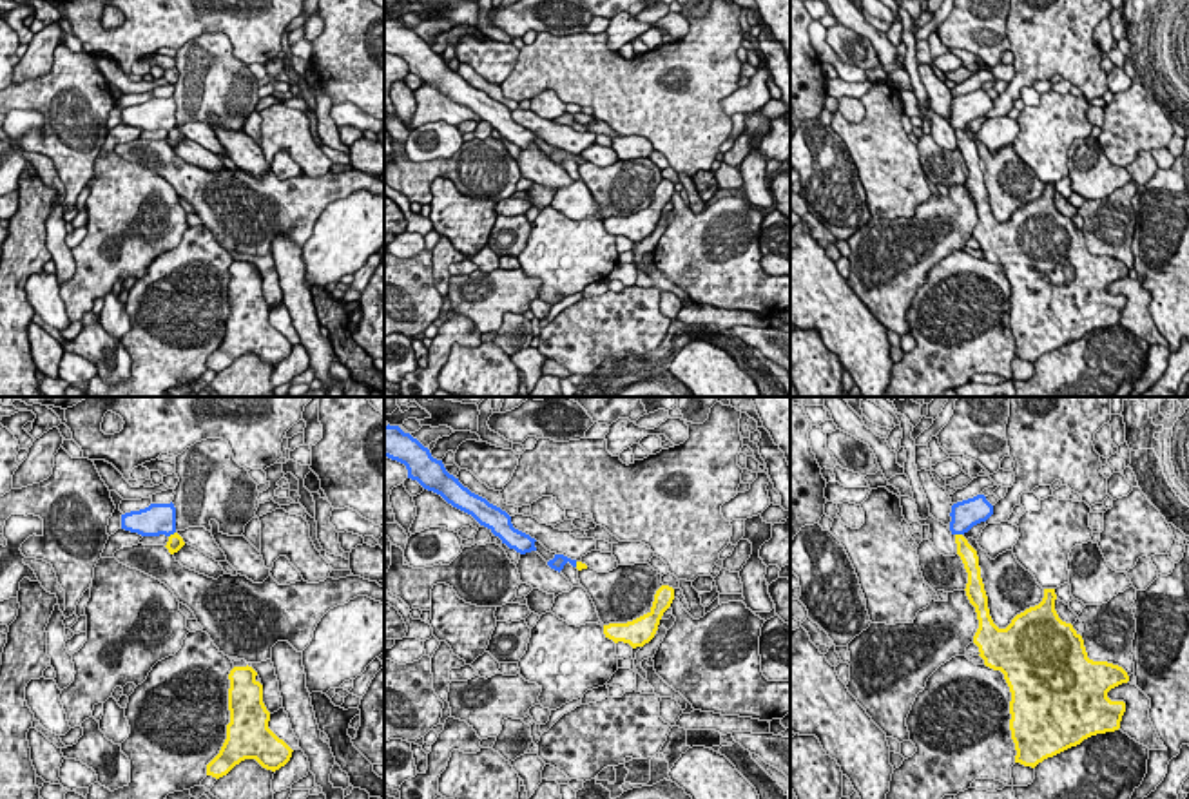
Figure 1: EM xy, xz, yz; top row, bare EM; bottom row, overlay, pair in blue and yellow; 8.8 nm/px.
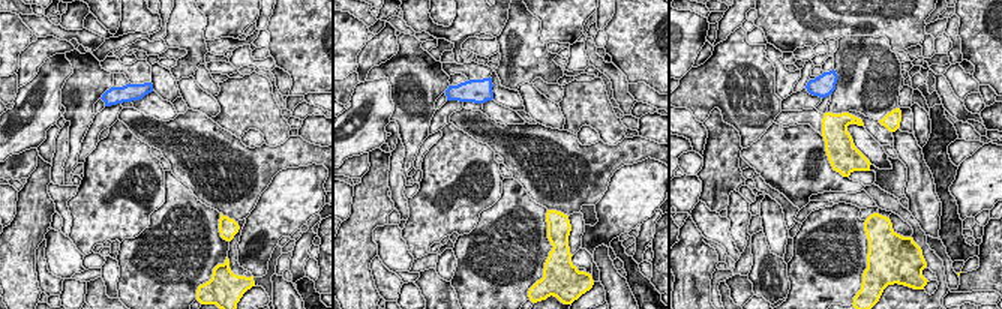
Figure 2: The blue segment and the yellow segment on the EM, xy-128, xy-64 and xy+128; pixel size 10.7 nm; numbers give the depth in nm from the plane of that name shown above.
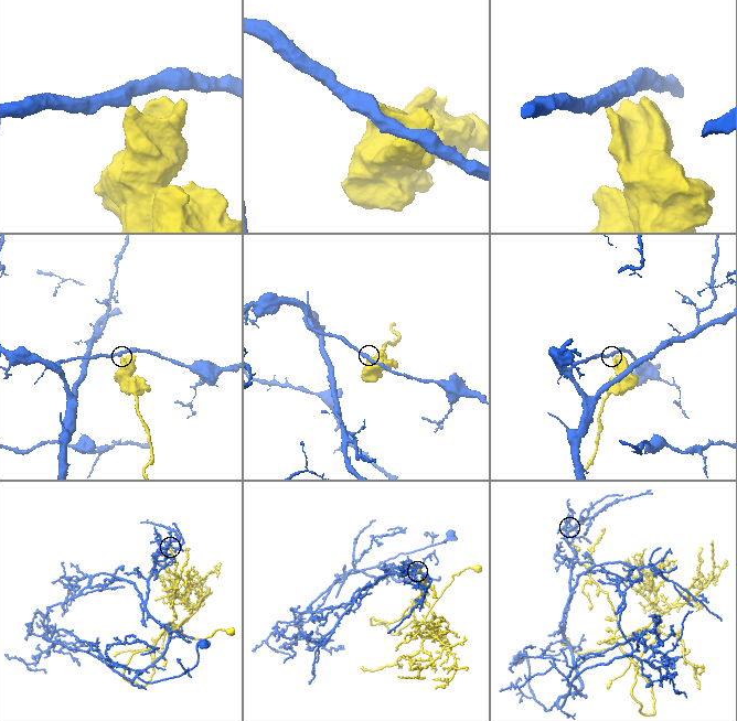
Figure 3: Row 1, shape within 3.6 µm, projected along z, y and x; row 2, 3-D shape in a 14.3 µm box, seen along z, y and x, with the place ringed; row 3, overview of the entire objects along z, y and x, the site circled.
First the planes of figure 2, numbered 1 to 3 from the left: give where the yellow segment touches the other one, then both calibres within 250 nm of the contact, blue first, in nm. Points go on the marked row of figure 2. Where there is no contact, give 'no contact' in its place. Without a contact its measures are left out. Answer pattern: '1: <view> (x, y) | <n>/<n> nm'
1: no contact
2: no contact
3: no contact

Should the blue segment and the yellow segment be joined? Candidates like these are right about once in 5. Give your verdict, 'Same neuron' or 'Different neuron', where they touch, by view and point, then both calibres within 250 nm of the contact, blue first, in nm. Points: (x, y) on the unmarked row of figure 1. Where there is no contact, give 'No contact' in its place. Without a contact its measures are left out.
Different neuron. Touches blue at xy (171, 127). Thickness 280 nm (blue) against 140 nm

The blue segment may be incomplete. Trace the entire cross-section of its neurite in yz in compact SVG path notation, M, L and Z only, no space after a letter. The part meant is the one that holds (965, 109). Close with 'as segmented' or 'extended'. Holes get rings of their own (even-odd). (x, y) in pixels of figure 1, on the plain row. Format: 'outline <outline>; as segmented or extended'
outline M984 89L957 96L952 100L952 129L964 129L973 120L986 116L993 109L993 100L986 94Z; as segmented

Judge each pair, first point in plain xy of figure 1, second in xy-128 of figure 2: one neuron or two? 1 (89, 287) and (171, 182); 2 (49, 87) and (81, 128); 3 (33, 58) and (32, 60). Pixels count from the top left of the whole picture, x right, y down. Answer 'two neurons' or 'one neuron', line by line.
1: two neurons
2: one neuron
3: one neuron

